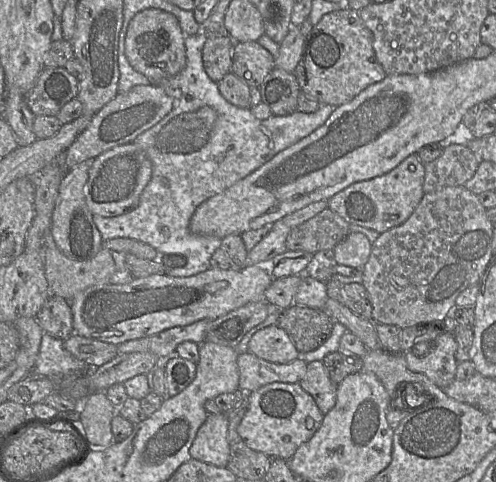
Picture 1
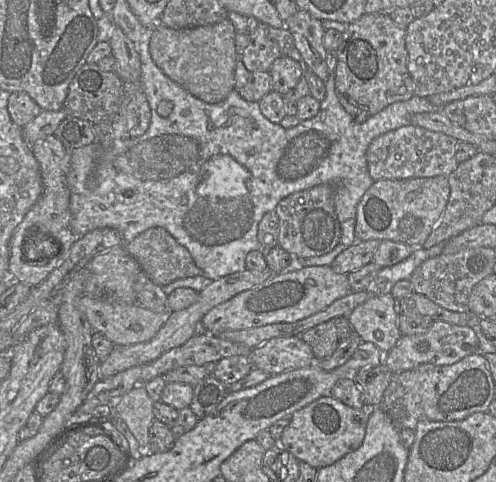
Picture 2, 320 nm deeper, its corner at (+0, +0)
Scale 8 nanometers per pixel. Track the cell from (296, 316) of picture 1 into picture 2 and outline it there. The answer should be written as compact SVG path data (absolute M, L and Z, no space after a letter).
M337 317L304 331L300 338L310 346L316 361L331 356L339 344L353 333L348 319Z

